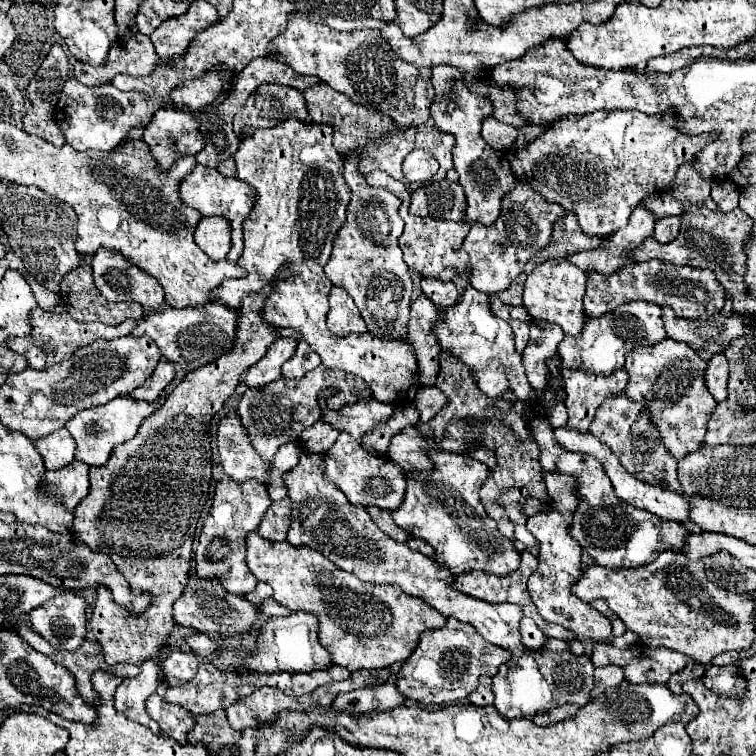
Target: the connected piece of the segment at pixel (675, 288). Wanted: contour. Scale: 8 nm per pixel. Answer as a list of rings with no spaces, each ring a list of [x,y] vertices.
[[[659,258],[627,264],[613,272],[611,276],[603,276],[599,272],[587,272],[587,292],[583,298],[587,316],[601,316],[609,310],[615,310],[619,304],[631,300],[645,300],[659,306],[671,306],[681,318],[699,318],[705,314],[717,314],[723,308],[725,288],[719,284],[711,270],[693,268],[693,266],[677,266]]]

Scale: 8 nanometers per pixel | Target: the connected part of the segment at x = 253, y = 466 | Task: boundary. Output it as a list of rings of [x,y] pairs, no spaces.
[[[231,410],[219,420],[217,448],[221,466],[227,476],[237,480],[255,478],[261,484],[269,484],[271,462],[265,462],[253,448],[247,428],[243,426],[237,410]]]

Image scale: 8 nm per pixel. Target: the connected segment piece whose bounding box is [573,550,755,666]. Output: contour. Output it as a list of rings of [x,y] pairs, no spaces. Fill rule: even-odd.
[[[673,550],[661,552],[657,560],[645,566],[619,572],[589,566],[583,570],[581,580],[573,586],[573,594],[583,602],[605,598],[609,608],[641,638],[643,644],[685,652],[705,666],[709,666],[721,652],[749,648],[755,638],[751,628],[755,602],[751,602],[747,594],[727,592],[711,584],[705,576],[701,560],[691,562],[681,552]]]

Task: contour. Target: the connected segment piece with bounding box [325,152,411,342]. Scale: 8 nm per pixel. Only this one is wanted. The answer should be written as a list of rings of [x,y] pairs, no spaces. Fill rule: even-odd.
[[[355,152],[345,158],[343,176],[351,188],[351,202],[347,206],[347,220],[335,236],[333,254],[325,266],[327,278],[347,290],[359,308],[367,332],[403,342],[407,338],[407,320],[411,306],[411,278],[397,244],[403,234],[403,220],[397,214],[401,200],[385,188],[373,188],[357,172]]]

